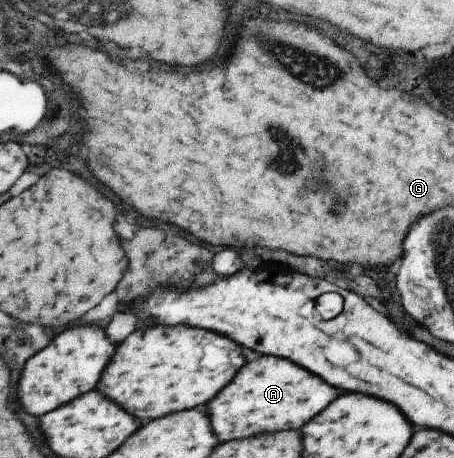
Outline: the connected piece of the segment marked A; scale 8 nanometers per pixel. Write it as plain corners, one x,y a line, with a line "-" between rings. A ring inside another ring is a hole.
263,355
253,363
245,363
235,379
211,401
211,427
219,441
241,439
257,433
275,433
283,429
299,429
313,415
323,411
337,397
337,389
311,375
303,367
-
241,397
241,399
239,399

